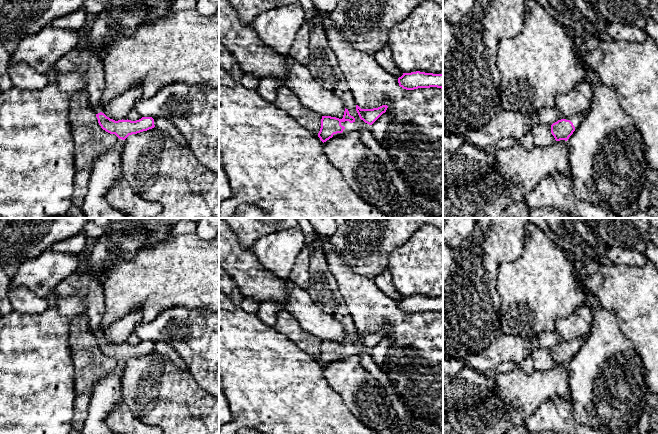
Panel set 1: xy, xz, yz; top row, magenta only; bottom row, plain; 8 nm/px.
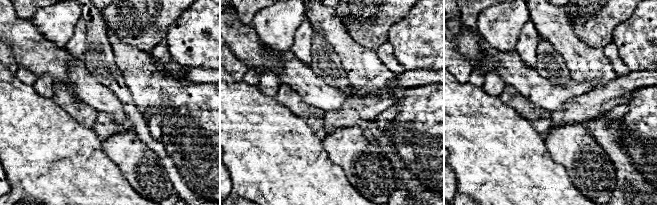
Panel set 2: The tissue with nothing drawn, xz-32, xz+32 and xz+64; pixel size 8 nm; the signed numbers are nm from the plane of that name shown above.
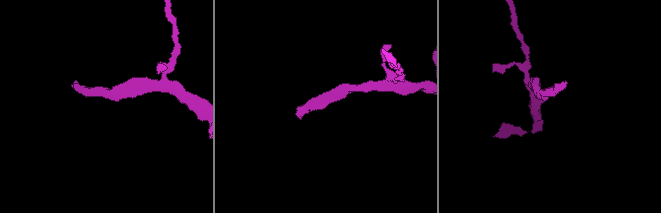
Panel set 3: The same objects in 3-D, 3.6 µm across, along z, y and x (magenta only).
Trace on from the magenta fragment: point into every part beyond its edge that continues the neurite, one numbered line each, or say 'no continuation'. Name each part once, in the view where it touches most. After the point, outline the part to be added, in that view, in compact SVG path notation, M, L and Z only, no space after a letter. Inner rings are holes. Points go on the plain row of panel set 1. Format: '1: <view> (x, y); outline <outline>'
1: xz (349, 351); outline M345 345L345 346L341 346L341 349L344 350L345 353L343 354L342 357L334 358L333 361L347 358L347 357L350 357L350 356L353 356L354 354L356 354L356 347L355 346L350 347L349 345Z

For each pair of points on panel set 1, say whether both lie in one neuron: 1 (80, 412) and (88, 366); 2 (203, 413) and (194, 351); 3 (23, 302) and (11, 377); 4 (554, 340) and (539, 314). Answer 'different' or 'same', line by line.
1: same
2: different
3: different
4: different

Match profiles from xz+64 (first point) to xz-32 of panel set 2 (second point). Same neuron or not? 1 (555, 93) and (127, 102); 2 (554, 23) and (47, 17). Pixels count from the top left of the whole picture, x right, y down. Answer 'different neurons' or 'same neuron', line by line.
1: different neurons
2: different neurons

